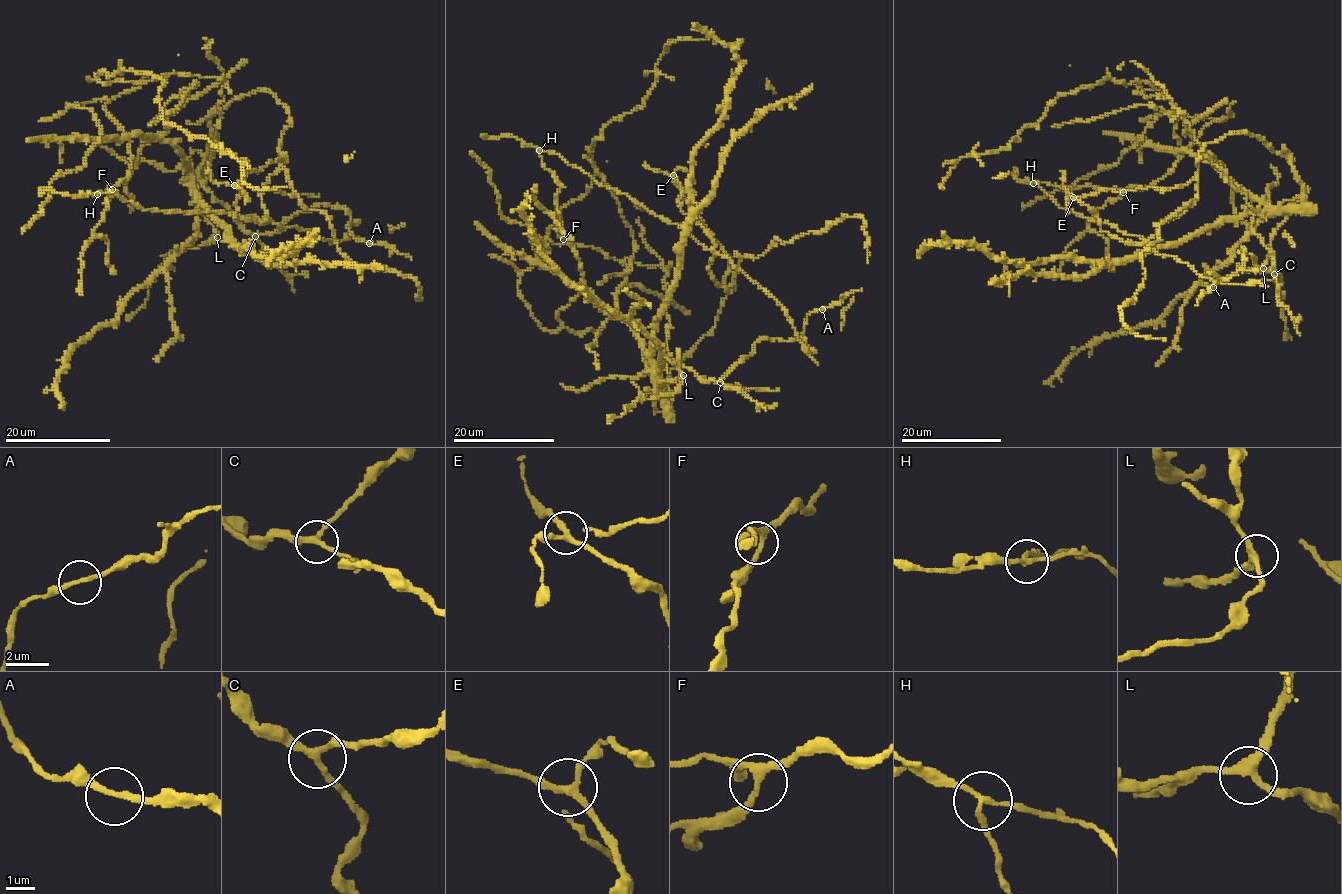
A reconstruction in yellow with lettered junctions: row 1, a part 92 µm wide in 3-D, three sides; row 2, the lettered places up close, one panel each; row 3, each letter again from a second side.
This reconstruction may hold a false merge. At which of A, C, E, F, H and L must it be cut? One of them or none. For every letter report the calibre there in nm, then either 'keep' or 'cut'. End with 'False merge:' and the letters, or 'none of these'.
A: 190 nm thick; keep
C: 240 nm thick; keep
E: 240 nm thick; keep
F: 200 nm thick; keep
H: 170 nm thick; cut
L: 280 nm thick; keep
False merge: H

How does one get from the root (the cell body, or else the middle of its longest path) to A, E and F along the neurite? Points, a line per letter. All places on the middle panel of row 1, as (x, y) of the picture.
A: (668, 296), (662, 363), (675, 360), (707, 382), (722, 380), (761, 337), (805, 339), (806, 317), (822, 309)
E: (668, 296), (660, 382), (670, 406), (668, 373), (712, 329), (733, 286), (724, 284), (729, 256), (673, 175)
F: (668, 296), (669, 360), (654, 375), (643, 341), (582, 291), (581, 264), (563, 239)

